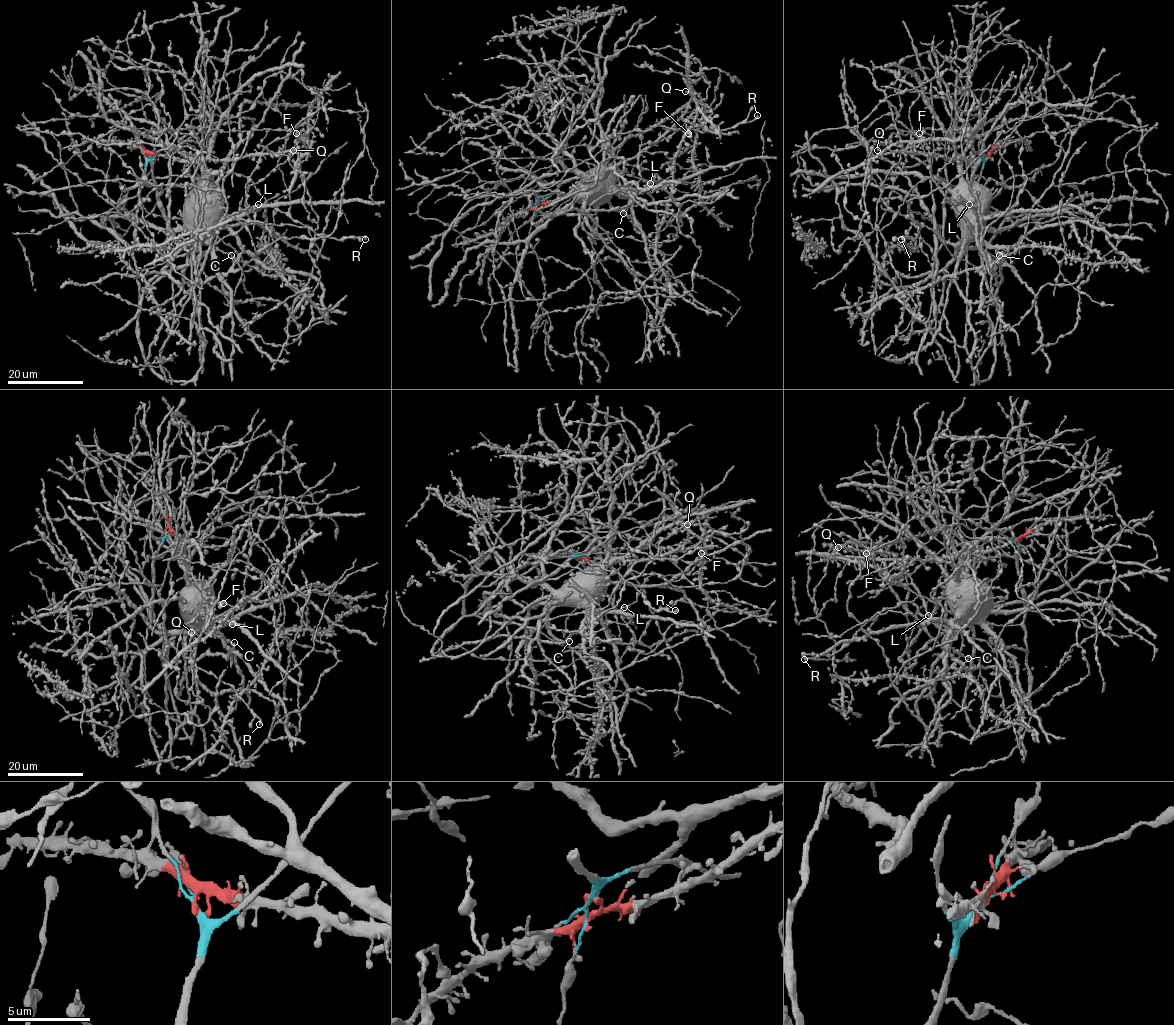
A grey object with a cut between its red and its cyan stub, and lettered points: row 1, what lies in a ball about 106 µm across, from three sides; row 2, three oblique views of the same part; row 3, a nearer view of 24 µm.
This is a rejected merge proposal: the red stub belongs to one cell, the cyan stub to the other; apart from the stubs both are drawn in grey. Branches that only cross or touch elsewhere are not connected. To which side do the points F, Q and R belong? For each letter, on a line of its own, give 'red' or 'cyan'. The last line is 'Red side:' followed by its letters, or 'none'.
F: red
Q: red
R: cyan
Red side: F, Q

